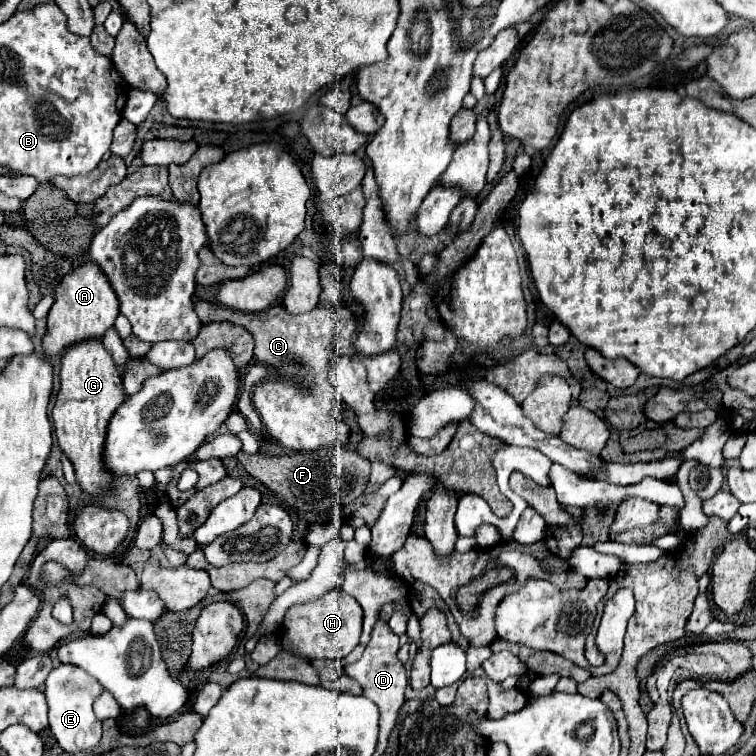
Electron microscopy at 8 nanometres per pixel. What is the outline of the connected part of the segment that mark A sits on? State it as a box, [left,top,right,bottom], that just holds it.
[44,261,120,355]

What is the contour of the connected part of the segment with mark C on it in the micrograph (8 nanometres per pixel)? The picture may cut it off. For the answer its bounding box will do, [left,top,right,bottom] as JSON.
[194,301,362,451]

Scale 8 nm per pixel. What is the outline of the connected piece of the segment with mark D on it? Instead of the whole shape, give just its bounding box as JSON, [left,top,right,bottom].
[346,615,408,755]

